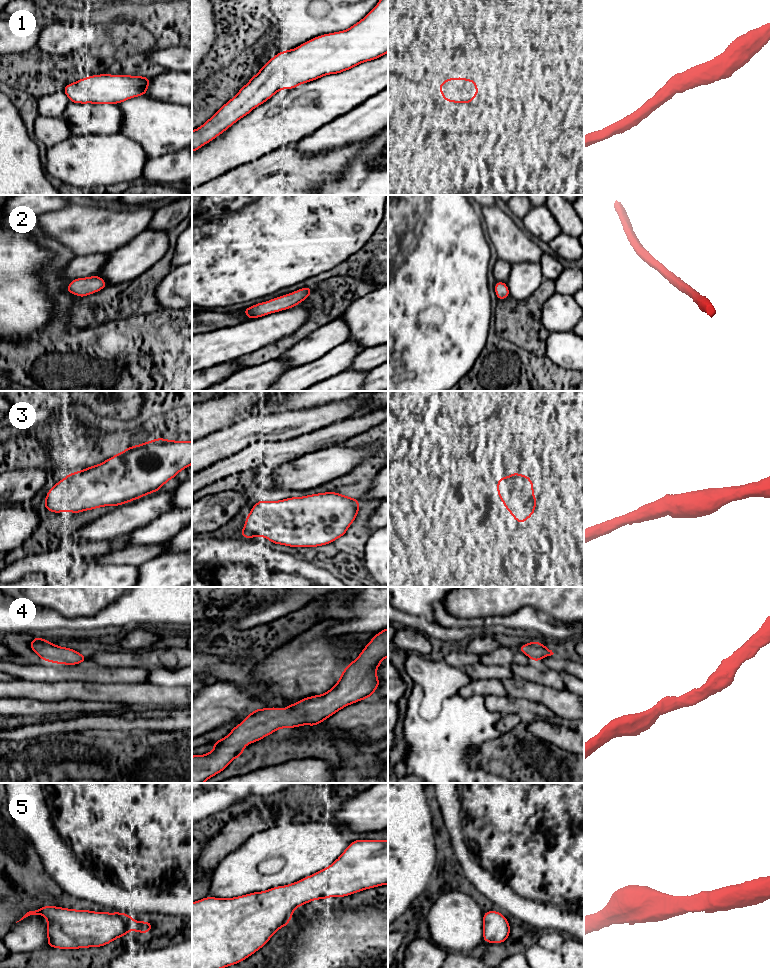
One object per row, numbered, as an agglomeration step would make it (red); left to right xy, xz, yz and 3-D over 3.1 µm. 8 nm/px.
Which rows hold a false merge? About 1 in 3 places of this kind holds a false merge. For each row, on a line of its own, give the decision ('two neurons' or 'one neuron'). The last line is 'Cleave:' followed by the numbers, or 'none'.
1: one neuron
2: one neuron
3: one neuron
4: one neuron
5: one neuron
Cleave: none

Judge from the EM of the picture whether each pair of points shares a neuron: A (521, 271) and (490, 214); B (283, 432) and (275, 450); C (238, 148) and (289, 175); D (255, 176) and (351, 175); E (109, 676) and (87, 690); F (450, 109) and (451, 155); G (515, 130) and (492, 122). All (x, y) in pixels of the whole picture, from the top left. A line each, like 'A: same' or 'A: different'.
A: different
B: different
C: different
D: different
E: different
F: different
G: same

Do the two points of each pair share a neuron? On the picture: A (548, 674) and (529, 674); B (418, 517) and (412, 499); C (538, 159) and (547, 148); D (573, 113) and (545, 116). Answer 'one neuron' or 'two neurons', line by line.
A: one neuron
B: two neurons
C: one neuron
D: two neurons

